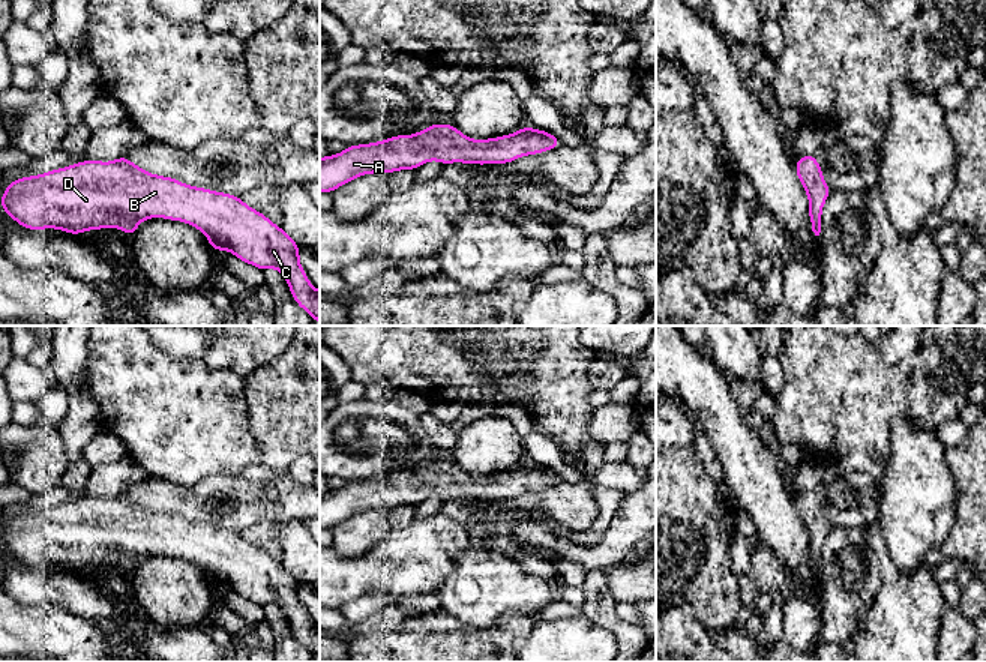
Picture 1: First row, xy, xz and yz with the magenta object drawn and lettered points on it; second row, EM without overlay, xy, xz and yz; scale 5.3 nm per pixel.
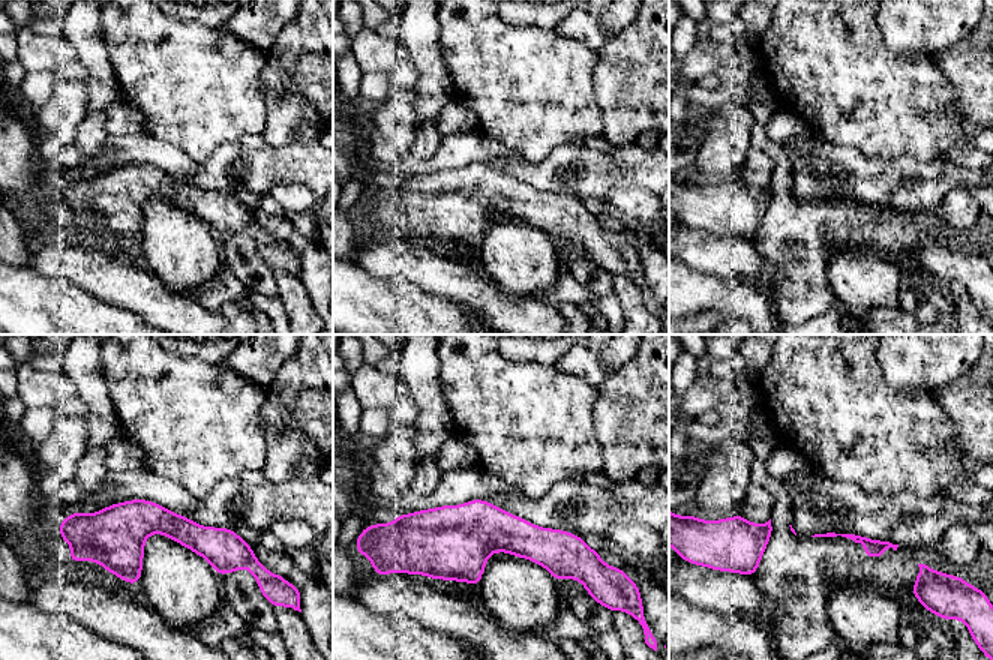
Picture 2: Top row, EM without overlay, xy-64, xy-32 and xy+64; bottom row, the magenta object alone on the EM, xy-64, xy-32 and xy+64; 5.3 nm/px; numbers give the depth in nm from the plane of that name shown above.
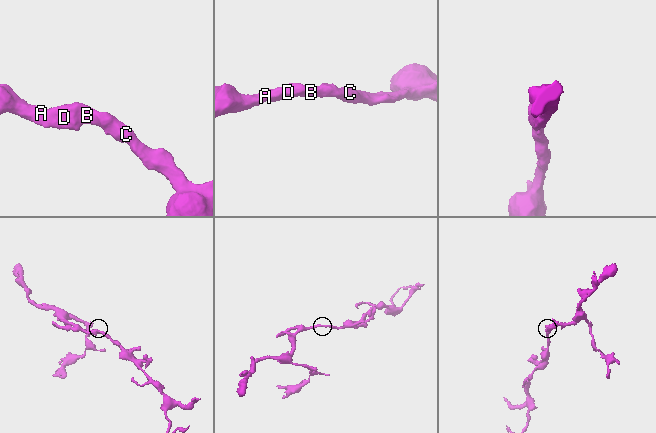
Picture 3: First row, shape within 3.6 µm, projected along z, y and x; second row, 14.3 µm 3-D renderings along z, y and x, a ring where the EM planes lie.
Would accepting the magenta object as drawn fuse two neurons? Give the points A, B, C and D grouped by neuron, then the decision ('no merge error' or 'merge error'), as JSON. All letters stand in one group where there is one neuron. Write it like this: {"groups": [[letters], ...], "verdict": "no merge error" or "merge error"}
{"groups": [["A", "B", "C", "D"]], "verdict": "no merge error"}

